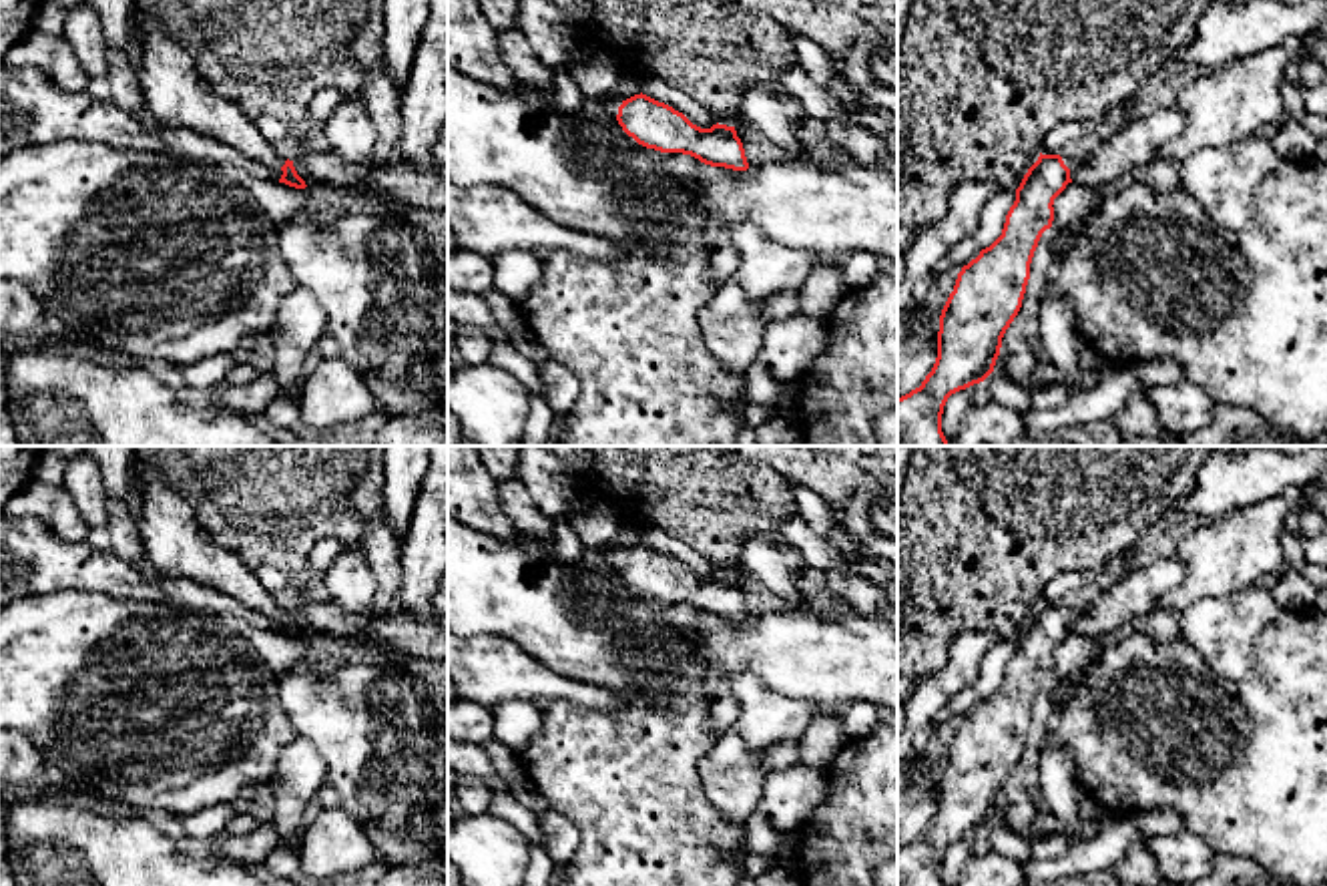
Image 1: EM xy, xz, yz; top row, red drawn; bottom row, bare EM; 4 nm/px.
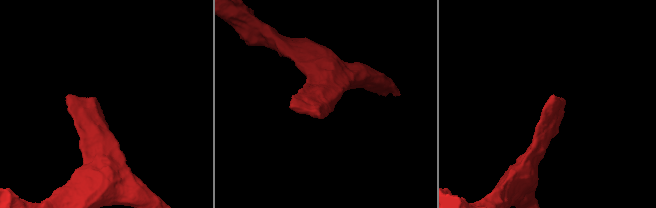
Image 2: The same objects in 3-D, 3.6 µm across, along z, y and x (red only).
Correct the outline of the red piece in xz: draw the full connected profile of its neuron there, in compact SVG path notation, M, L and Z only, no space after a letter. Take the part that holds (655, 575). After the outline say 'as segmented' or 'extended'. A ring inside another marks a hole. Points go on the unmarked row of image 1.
M634 544L618 557L622 581L638 595L660 603L683 603L711 617L747 621L749 613L735 577L701 579L683 563L646 544Z; as segmented

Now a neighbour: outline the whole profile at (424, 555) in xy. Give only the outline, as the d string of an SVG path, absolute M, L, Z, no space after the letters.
M430 446L430 466L402 546L402 609L432 617L434 591L448 575L448 446Z

